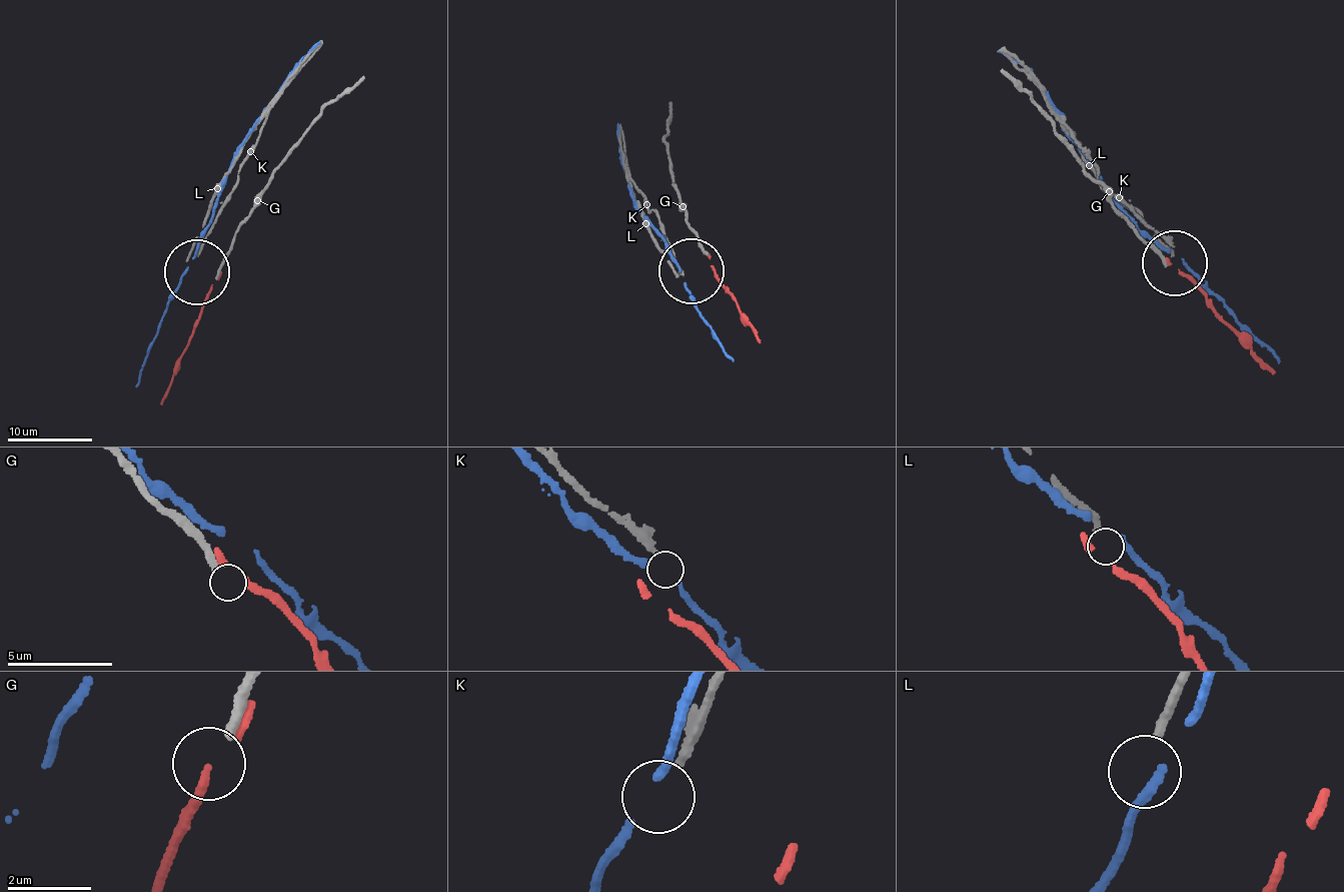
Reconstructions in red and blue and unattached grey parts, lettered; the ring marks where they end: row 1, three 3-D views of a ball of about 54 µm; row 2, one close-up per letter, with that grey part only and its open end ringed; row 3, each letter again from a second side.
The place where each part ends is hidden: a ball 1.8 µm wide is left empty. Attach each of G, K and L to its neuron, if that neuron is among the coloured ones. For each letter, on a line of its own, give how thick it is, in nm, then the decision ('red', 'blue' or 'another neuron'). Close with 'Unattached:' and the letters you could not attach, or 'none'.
G: 280 nm | another neuron
K: 280 nm | another neuron
L: 260 nm | another neuron
Unattached: G, K, L

